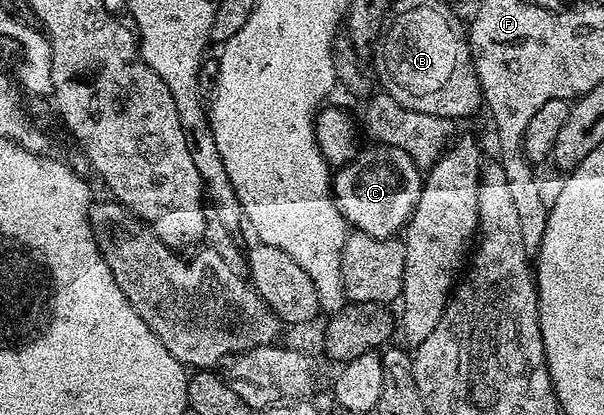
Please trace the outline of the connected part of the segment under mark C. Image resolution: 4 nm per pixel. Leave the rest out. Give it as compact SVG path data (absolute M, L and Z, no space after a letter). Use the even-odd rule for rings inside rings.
M373 144L370 147L370 150L362 149L354 161L336 167L331 178L331 193L337 202L339 212L350 227L366 233L367 236L392 238L404 231L405 223L413 215L413 209L421 195L423 170L415 164L415 160L411 160L411 156L407 156L407 152L403 152L403 148L380 144Z

